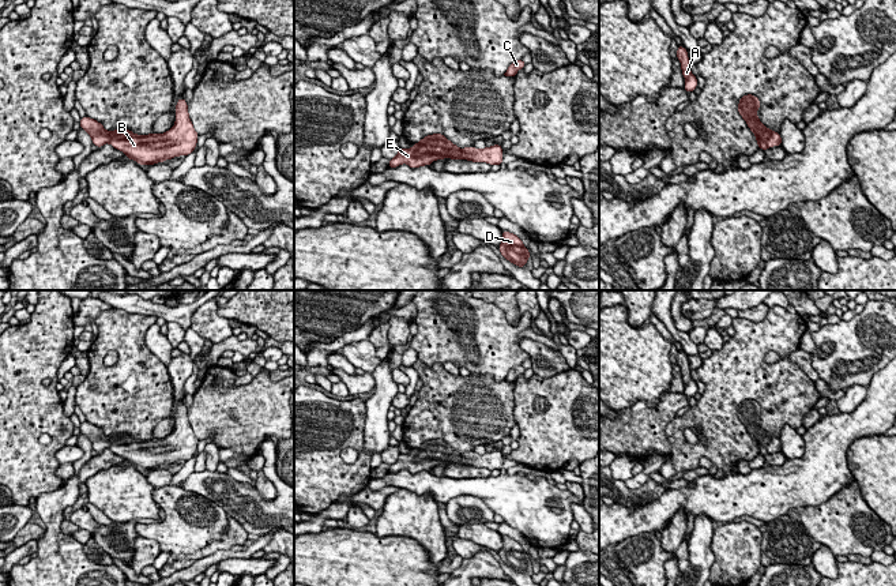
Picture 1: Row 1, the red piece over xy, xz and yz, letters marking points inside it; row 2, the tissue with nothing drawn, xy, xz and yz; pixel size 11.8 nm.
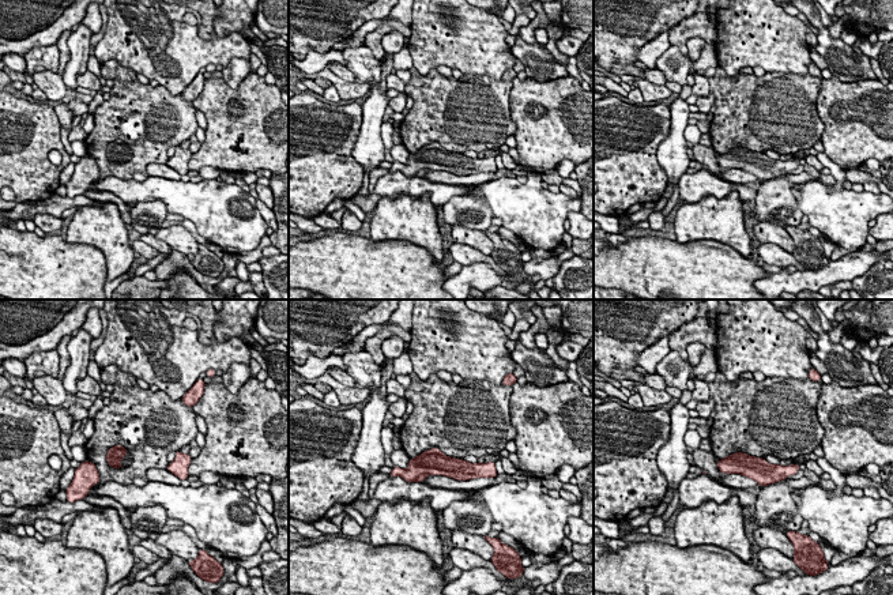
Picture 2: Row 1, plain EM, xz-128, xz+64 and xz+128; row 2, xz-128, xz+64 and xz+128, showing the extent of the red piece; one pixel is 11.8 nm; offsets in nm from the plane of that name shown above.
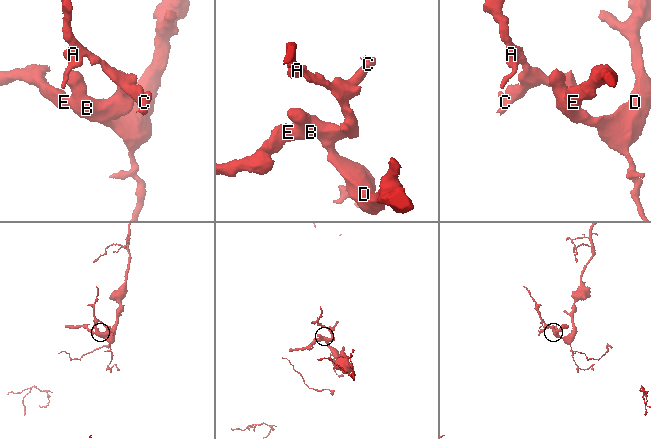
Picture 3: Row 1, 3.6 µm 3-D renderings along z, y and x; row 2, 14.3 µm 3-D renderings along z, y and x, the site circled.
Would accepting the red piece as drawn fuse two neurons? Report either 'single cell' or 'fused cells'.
single cell

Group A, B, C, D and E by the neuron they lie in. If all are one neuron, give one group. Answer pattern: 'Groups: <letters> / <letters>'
Groups: A B C D E

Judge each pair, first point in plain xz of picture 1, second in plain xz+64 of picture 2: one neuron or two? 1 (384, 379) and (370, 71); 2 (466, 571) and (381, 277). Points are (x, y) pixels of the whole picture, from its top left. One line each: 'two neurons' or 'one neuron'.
1: two neurons
2: two neurons

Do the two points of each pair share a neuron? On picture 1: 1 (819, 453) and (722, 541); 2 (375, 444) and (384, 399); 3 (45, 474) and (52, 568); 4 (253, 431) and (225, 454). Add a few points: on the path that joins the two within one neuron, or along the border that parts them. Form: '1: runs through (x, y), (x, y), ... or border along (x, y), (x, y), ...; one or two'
1: border along (733, 519), (723, 523); two
2: runs through (376, 434), (376, 410); one
3: border along (63, 485), (53, 491), (42, 492), (37, 498); two
4: border along (221, 447), (228, 447), (233, 457); two

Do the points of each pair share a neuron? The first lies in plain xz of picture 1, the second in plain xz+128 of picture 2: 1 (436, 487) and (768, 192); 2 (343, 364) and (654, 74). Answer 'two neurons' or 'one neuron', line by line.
1: two neurons
2: one neuron

